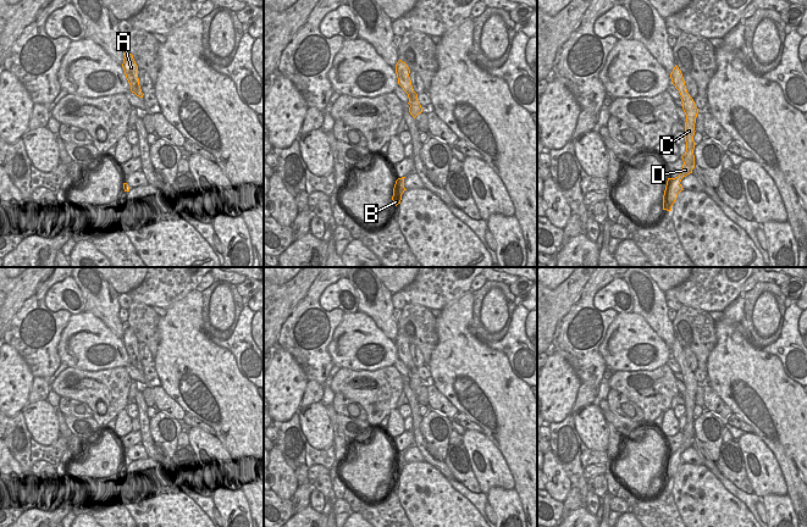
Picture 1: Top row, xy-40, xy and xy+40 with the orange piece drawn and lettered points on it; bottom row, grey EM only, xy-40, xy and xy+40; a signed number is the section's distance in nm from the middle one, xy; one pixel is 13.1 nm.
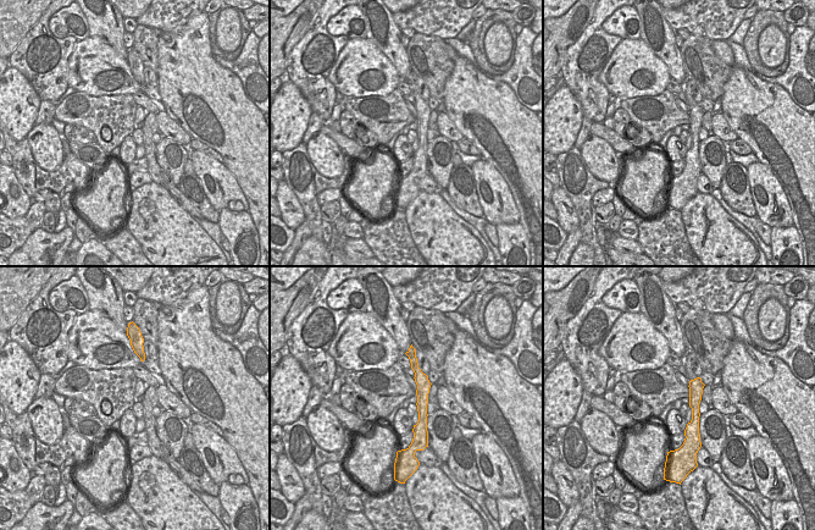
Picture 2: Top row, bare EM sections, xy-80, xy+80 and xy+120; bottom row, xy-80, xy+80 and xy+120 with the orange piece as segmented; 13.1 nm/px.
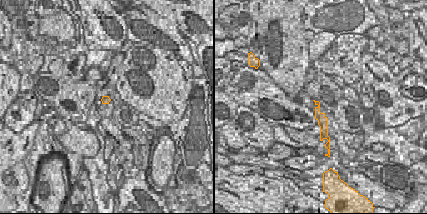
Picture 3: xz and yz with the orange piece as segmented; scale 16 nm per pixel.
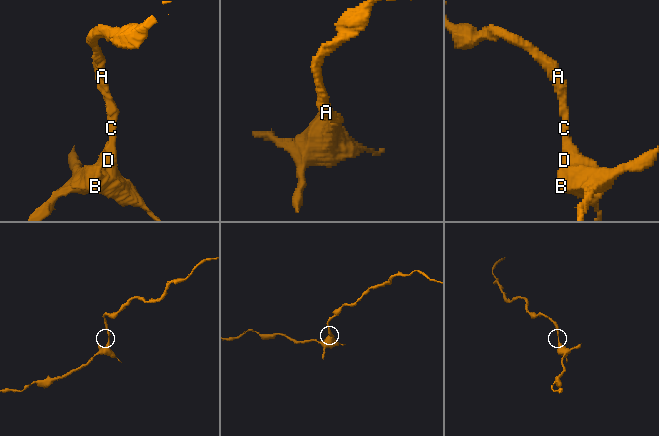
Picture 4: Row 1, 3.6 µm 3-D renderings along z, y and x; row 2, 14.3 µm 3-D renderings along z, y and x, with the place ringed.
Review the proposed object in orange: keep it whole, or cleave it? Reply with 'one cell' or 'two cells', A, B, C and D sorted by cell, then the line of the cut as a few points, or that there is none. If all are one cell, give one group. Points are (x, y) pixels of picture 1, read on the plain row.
one cell | A B C D | no cut

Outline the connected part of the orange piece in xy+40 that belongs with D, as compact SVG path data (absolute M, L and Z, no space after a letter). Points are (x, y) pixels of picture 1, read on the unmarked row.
M675 338L673 345L670 346L671 356L675 359L675 361L679 364L681 368L682 375L682 383L686 388L686 395L685 395L685 415L686 415L686 425L681 429L684 438L681 442L681 445L675 451L668 451L664 468L663 468L663 483L671 484L671 479L675 476L678 467L684 464L680 455L684 450L692 446L692 443L695 442L695 396L696 390L698 387L698 382L695 378L693 372L687 366L685 354L682 350L681 344Z

